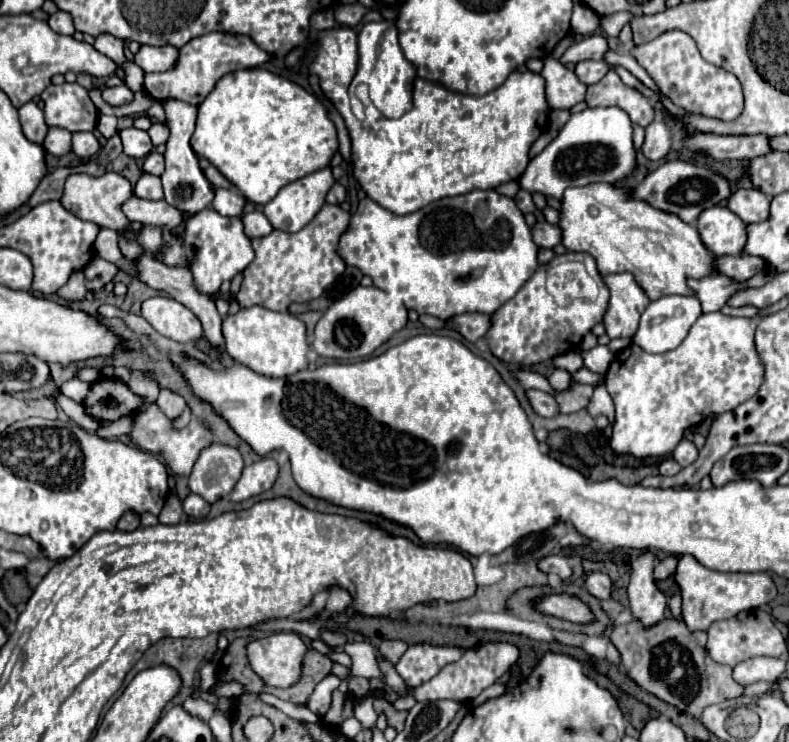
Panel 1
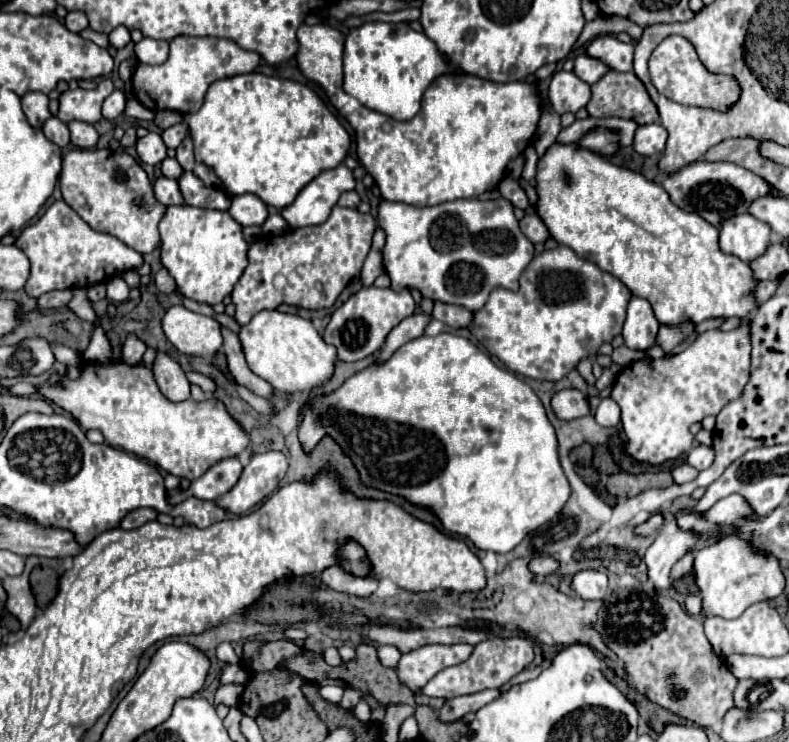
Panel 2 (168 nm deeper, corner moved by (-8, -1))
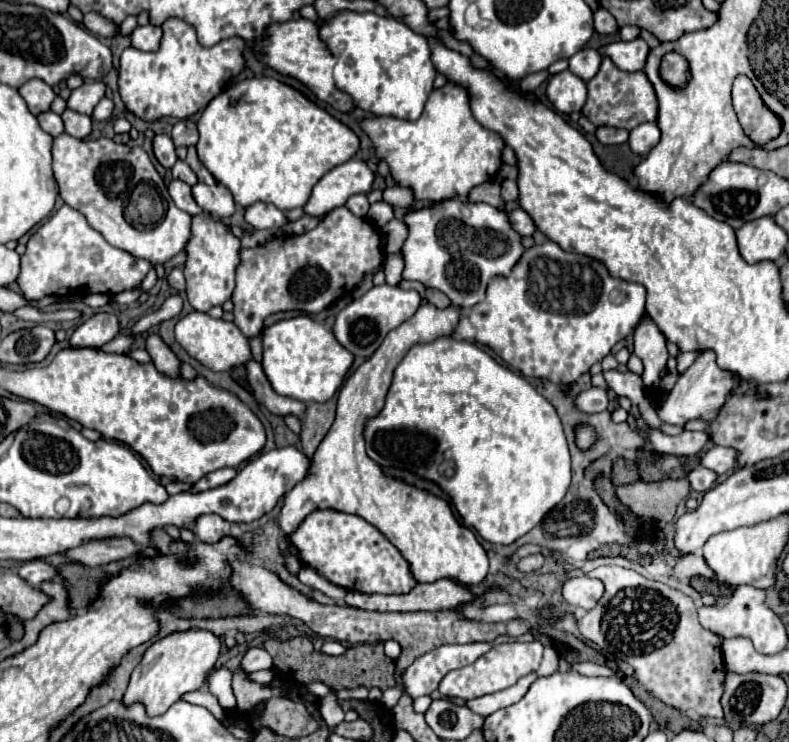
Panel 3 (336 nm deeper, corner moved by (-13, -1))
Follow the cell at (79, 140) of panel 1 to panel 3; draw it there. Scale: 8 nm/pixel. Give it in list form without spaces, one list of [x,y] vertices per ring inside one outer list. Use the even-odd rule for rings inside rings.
[[[66,109],[62,113],[62,121],[64,121],[66,133],[76,139],[86,139],[92,133],[92,119],[88,115],[74,113],[72,109]]]

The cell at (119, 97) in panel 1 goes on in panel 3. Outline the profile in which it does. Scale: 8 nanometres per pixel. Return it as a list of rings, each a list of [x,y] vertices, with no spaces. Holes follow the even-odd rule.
[[[104,97],[104,99],[96,105],[96,109],[94,109],[94,113],[92,113],[92,119],[96,119],[96,121],[108,121],[108,119],[112,117],[112,111],[114,111],[114,101],[112,101],[110,97]]]

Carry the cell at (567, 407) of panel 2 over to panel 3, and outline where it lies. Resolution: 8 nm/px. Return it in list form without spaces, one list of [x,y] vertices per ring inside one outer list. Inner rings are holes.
[[[590,387],[588,391],[582,391],[582,393],[576,395],[574,405],[578,407],[578,411],[584,411],[584,413],[600,413],[608,407],[606,389]]]

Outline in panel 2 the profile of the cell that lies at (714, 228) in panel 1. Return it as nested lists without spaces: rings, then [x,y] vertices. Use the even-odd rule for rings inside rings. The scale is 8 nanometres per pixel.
[[[749,213],[725,219],[721,225],[721,249],[725,253],[737,255],[743,261],[753,261],[761,257],[771,245],[771,229],[763,221]]]

